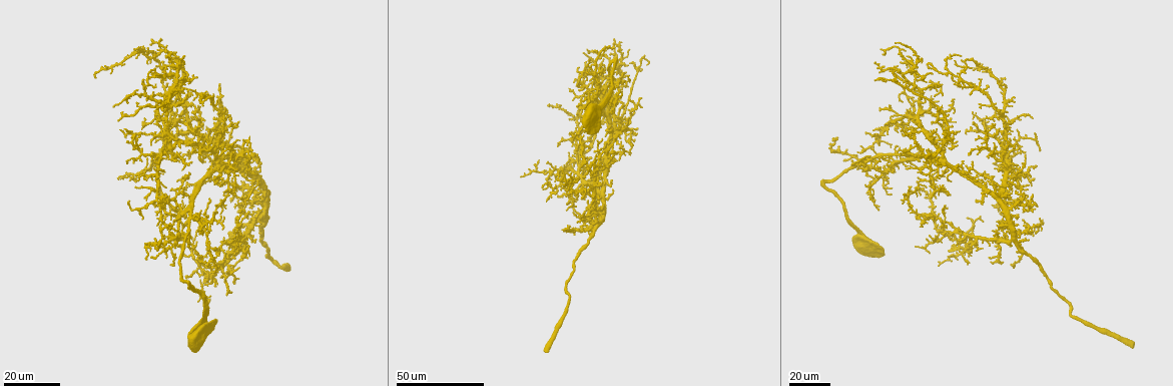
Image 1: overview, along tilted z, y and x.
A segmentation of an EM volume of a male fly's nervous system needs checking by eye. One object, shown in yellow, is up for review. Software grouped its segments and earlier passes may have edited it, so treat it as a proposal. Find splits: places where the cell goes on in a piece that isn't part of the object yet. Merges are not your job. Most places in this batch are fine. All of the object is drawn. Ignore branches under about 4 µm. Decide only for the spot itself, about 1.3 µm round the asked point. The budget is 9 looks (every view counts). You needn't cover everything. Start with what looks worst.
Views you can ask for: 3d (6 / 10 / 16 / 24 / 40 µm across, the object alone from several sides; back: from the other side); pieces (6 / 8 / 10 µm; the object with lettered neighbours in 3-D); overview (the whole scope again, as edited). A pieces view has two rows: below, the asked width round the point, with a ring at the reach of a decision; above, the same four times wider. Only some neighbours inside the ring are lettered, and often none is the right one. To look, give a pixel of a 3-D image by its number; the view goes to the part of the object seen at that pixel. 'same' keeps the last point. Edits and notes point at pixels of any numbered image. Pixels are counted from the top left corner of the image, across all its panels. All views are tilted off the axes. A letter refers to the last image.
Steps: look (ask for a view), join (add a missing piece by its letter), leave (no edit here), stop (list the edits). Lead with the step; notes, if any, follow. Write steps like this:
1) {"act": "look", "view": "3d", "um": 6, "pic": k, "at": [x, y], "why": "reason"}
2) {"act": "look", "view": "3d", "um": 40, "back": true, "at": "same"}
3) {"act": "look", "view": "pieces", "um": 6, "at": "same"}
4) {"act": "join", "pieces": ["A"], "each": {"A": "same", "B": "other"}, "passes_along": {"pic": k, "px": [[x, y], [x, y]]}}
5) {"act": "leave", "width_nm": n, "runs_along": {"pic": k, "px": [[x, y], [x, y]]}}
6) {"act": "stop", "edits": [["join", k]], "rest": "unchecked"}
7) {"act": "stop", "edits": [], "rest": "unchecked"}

{"act": "look", "view": "3d", "um": 24, "pic": 1, "at": [957, 238], "why": "an open end"}

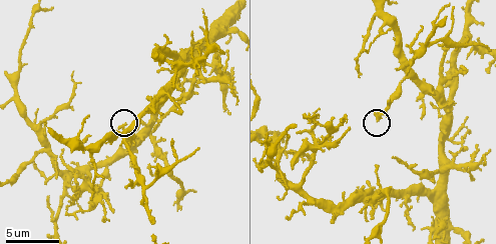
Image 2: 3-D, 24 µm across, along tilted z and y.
{"act": "look", "view": "3d", "um": 10, "pic": 2, "at": [124, 125]}

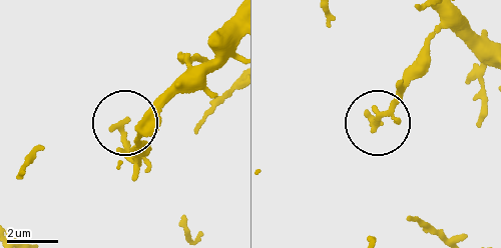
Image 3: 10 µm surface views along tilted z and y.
{"act": "look", "view": "pieces", "um": 8, "pic": 3, "at": [123, 119]}

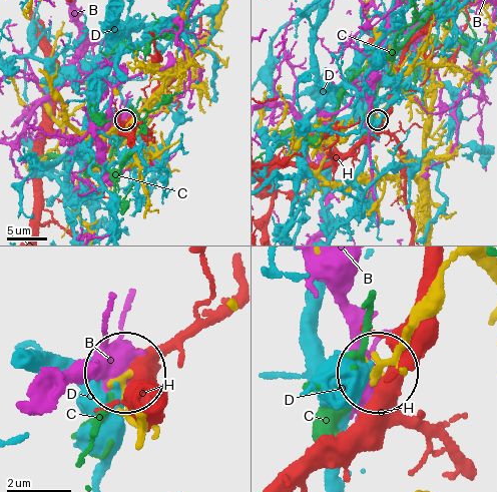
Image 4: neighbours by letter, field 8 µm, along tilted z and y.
{"act": "leave", "each": {"B": "other", "C": "other", "D": "other", "H": "other"}, "found": "no lettered piece goes on from it"}

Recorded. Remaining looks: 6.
{"act": "look", "view": "3d", "um": 24, "pic": 1, "at": [1003, 222], "why": "free end"}

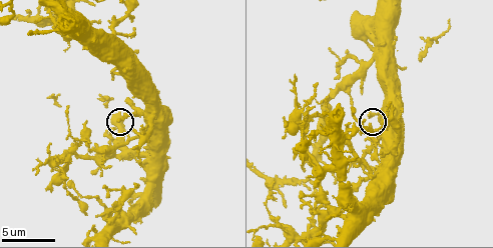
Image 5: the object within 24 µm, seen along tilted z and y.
{"act": "look", "view": "pieces", "um": 6, "pic": 5, "at": [371, 124]}

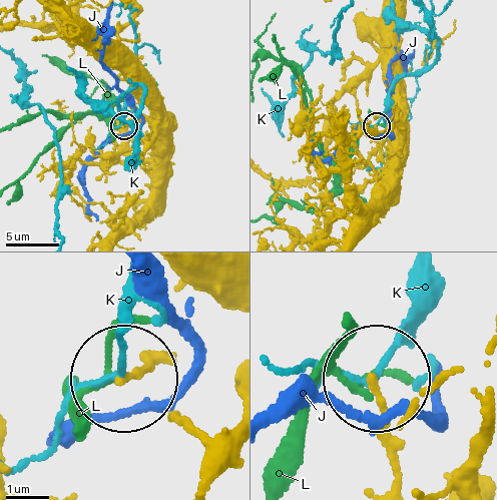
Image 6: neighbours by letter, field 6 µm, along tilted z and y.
{"act": "leave", "each": {"J": "other", "K": "other", "L": "other"}, "runs_along": {"pic": 6, "px": [[385, 28], [385, 68], [397, 99], [386, 163], [376, 125]]}, "found": "none of them fits"}

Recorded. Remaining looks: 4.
{"act": "look", "view": "3d", "um": 40, "pic": 1, "at": [989, 243], "why": "tapers out"}

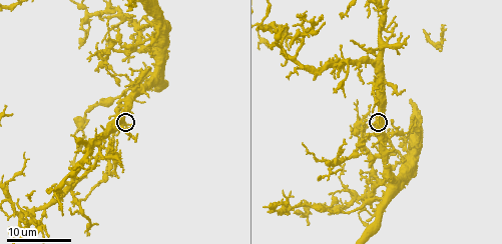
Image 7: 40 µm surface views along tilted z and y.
{"act": "look", "view": "pieces", "um": 8, "pic": 7, "at": [130, 127]}

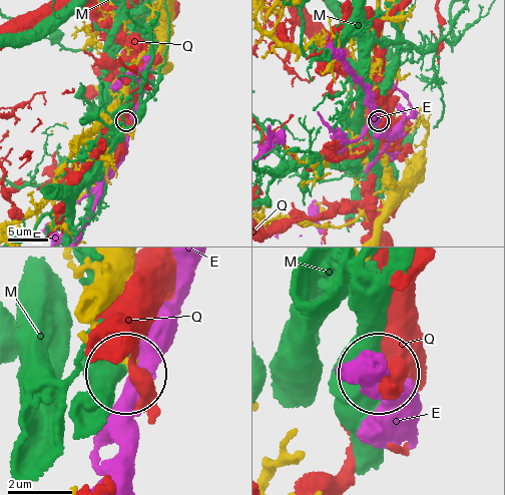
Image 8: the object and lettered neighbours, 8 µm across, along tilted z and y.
{"act": "leave", "width_nm": 180, "each": {"E": "other", "M": "other", "Q": "other"}, "found": "no lettered piece goes on from it"}

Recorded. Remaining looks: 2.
{"act": "look", "view": "pieces", "um": 10, "pic": 5, "at": [349, 173], "why": "branch stops here"}

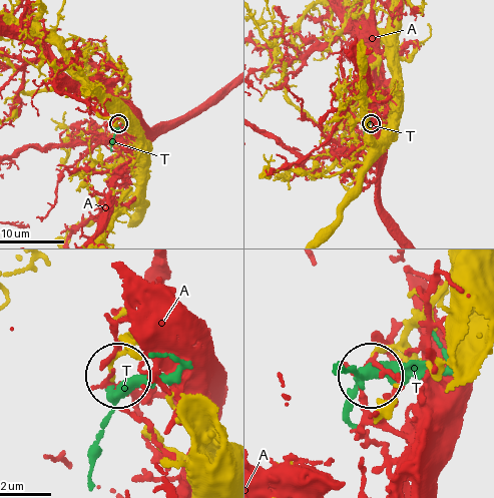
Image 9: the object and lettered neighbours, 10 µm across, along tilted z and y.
{"act": "leave", "each": {"A": "other", "T": "other"}, "found": "no lettered piece goes on from it"}

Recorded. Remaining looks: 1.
{"act": "stop", "edits": [], "rest": "unchecked"}

